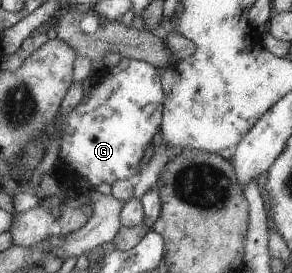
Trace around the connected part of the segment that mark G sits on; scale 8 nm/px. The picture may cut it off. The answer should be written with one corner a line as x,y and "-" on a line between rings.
122,57
115,66
103,69
88,93
59,121
62,134
57,158
65,159
65,167
71,163
71,171
85,177
93,188
131,179
162,123
161,101
165,100
162,81
159,68
143,60

